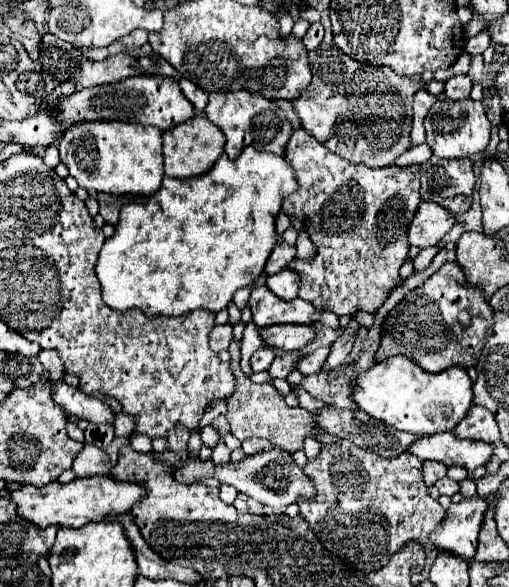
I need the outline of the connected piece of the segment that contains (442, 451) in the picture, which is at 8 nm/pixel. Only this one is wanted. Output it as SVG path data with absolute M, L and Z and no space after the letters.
M450 432L426 436L414 442L414 446L410 446L408 452L416 454L420 460L438 460L446 466L462 466L470 472L474 472L480 466L486 466L492 458L490 444L458 440Z

